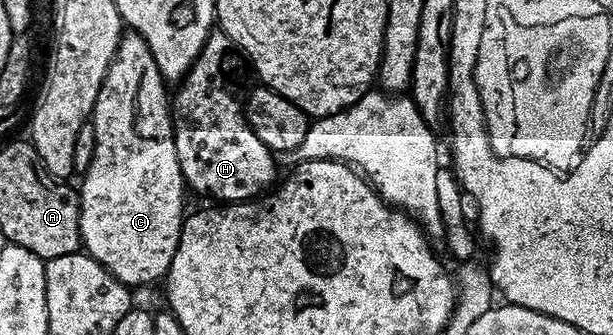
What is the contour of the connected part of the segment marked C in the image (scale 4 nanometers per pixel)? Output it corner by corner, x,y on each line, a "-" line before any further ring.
132,31
126,32
122,36
117,54
113,57
111,67
107,71
107,75
101,84
99,95
95,99
95,107
91,124
95,131
95,155
91,159
91,163
87,167
87,171
80,178
79,184
80,205
79,211
79,231
81,232
81,244
84,252
94,257
99,264
107,271
111,271
111,275
115,279
119,279
124,285
136,287
136,285
149,285
152,281
160,282
162,278
168,274
171,267
171,259
175,255
175,247
179,243
179,235
181,234
181,222
183,220
183,212
181,208
185,205
185,193
187,194
187,186
185,180
181,178
181,168
179,167
179,155
175,147
175,139
173,138
174,114
171,112
171,97
165,94
167,82
161,76
159,67
155,63
155,55
151,55
151,47
147,47
147,43
140,35

